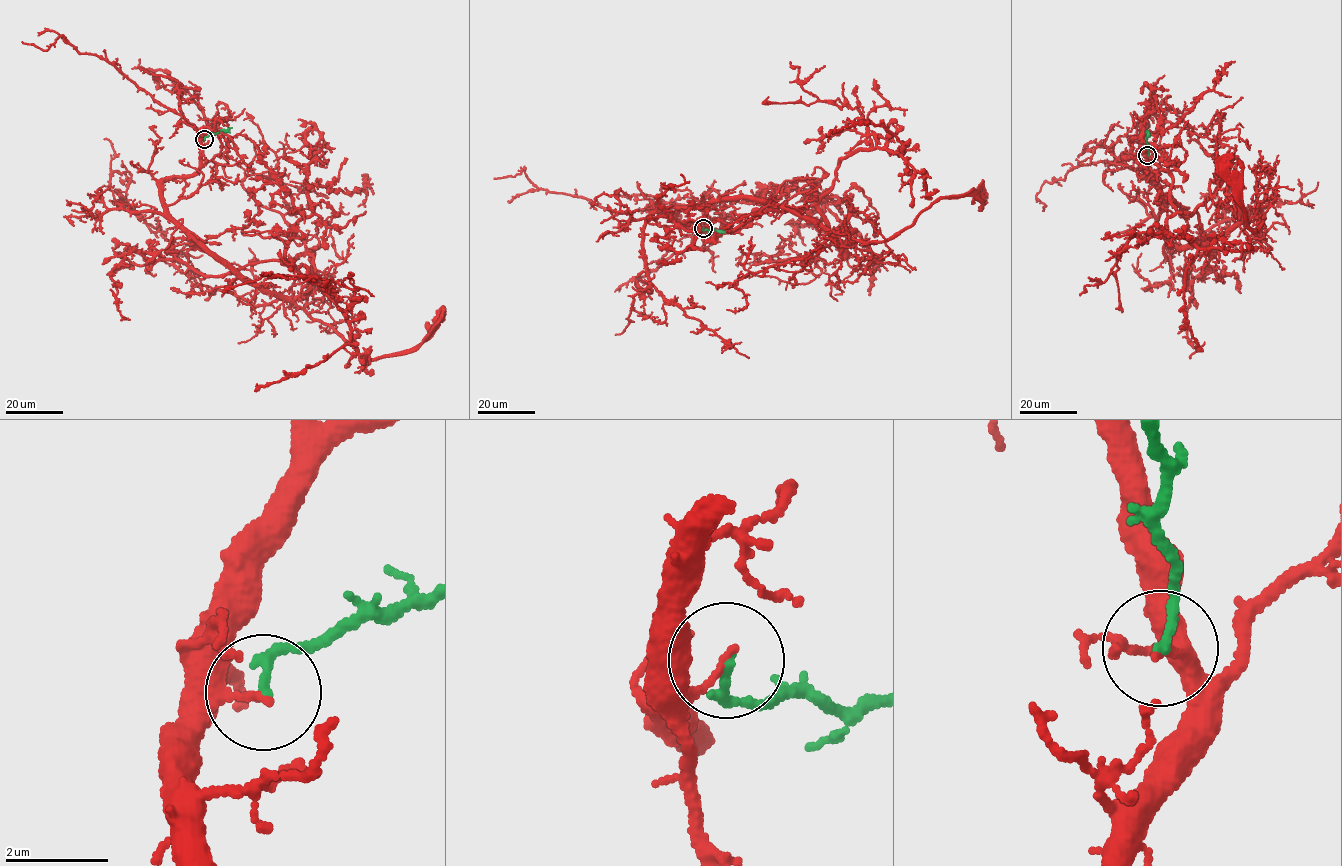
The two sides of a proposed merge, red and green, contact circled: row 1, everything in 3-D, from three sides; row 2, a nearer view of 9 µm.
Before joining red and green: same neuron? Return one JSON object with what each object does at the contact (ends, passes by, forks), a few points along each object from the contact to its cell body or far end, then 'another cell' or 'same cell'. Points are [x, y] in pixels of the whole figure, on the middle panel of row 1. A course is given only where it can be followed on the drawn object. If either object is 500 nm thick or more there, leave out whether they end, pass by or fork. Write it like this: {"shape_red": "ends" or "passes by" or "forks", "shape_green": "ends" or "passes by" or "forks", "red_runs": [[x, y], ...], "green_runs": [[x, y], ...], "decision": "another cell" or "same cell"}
{"shape_red": "ends", "shape_green": "ends", "red_runs": [[702, 228], [679, 209], [737, 197], [802, 209], [842, 158], [903, 148], [868, 123], [828, 141]], "green_runs": [[702, 228], [724, 230]], "decision": "another cell"}

